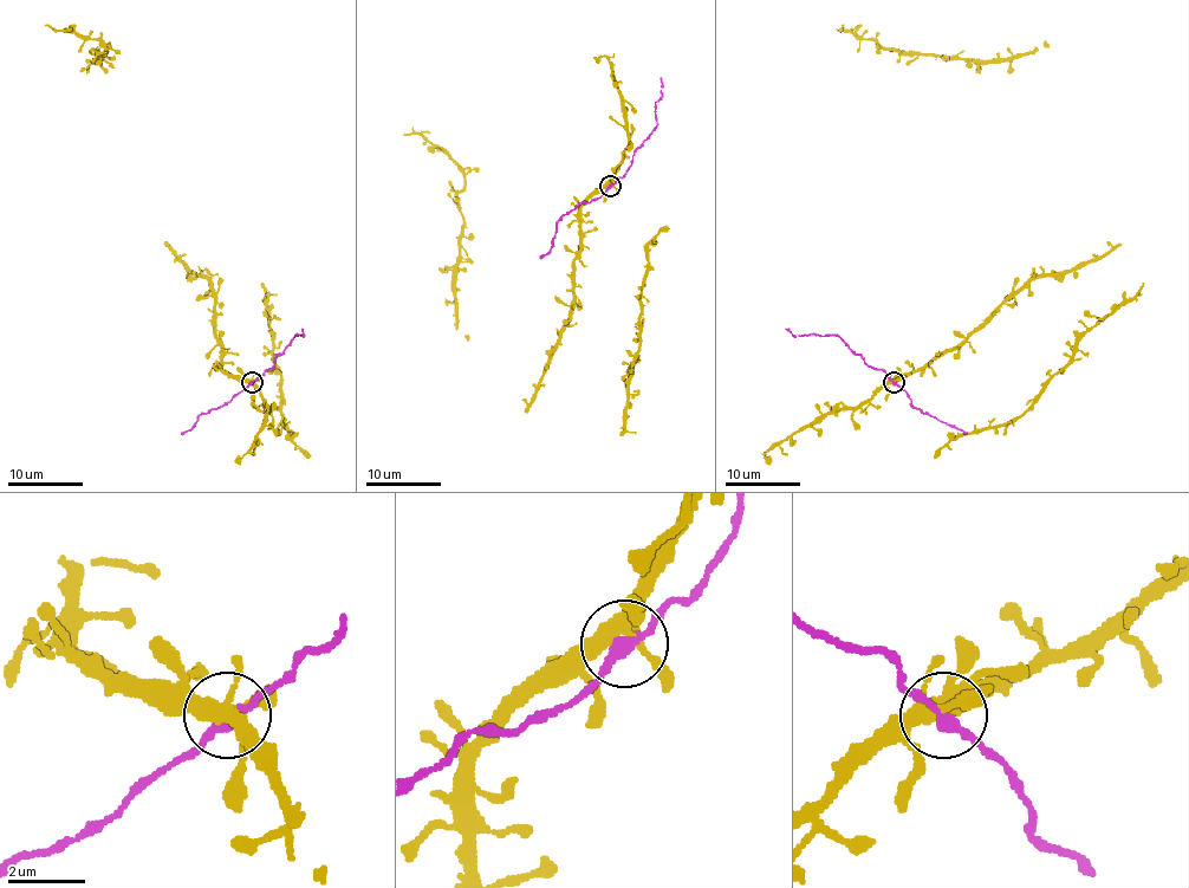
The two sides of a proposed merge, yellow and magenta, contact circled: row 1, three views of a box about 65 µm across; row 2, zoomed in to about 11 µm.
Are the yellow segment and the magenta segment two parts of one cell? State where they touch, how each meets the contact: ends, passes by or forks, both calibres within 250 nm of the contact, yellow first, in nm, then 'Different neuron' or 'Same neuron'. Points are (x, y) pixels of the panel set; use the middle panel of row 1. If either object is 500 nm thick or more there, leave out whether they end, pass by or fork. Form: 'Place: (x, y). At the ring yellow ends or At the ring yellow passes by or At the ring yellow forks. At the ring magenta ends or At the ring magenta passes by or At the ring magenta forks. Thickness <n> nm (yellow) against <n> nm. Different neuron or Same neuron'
Place: (610, 186). At the ring yellow forks. At the ring magenta passes by. Thickness 320 nm (yellow) against 280 nm. Same neuron

